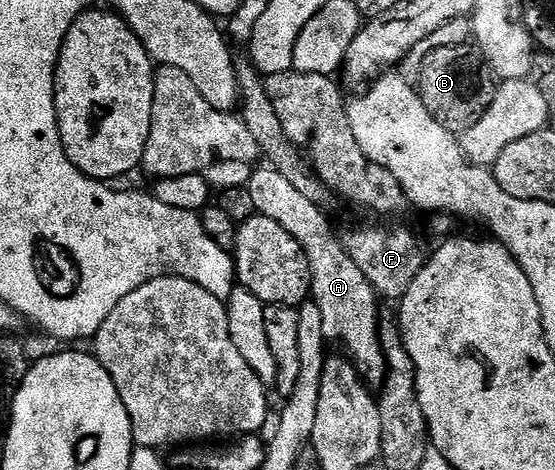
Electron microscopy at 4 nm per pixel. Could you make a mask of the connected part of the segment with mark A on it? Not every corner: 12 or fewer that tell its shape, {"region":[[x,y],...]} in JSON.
{"region":[[267,165],[256,214],[302,245],[325,340],[383,388],[381,300],[325,208]]}

